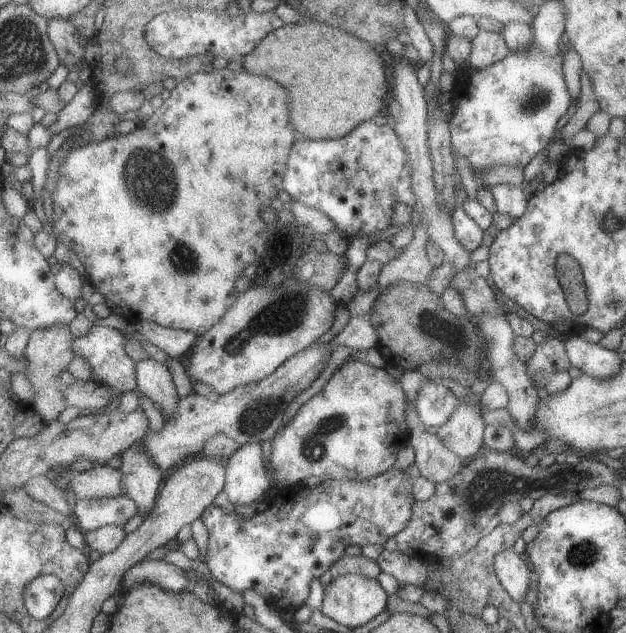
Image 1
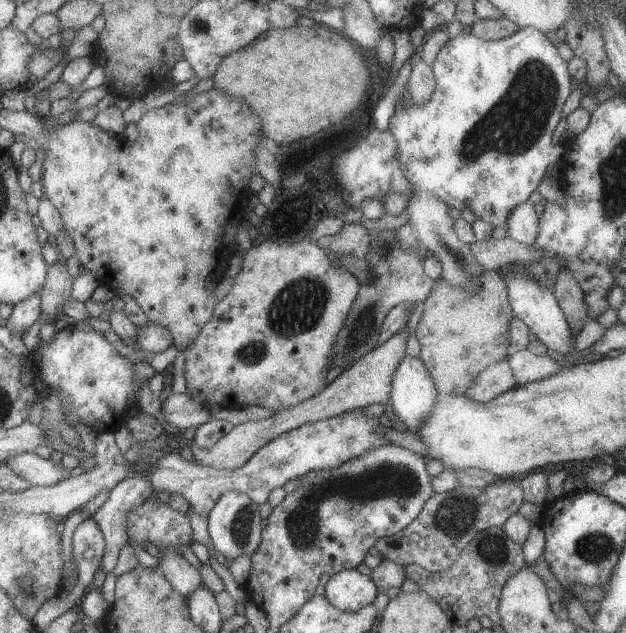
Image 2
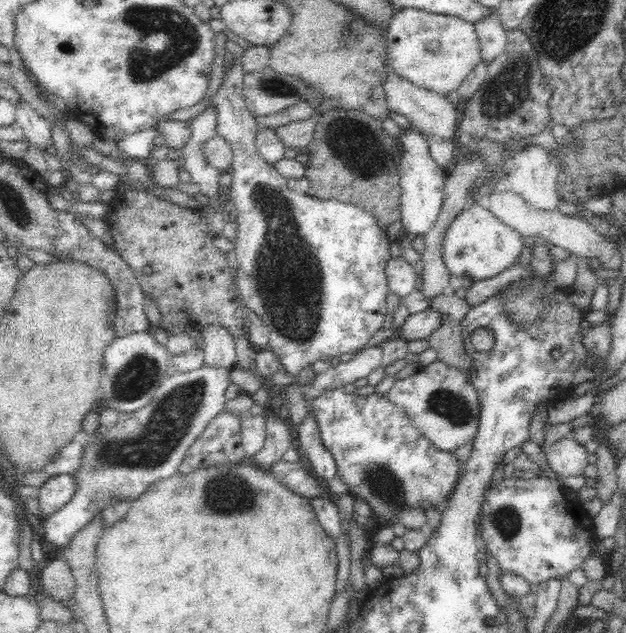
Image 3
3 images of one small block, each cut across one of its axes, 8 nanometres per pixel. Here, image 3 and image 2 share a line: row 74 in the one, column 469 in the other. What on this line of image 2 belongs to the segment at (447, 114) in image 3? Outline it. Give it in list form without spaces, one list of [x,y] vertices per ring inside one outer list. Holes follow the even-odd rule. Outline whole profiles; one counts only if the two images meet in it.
[[[501,359],[483,369],[465,389],[464,395],[475,403],[486,403],[514,385],[509,363]]]

